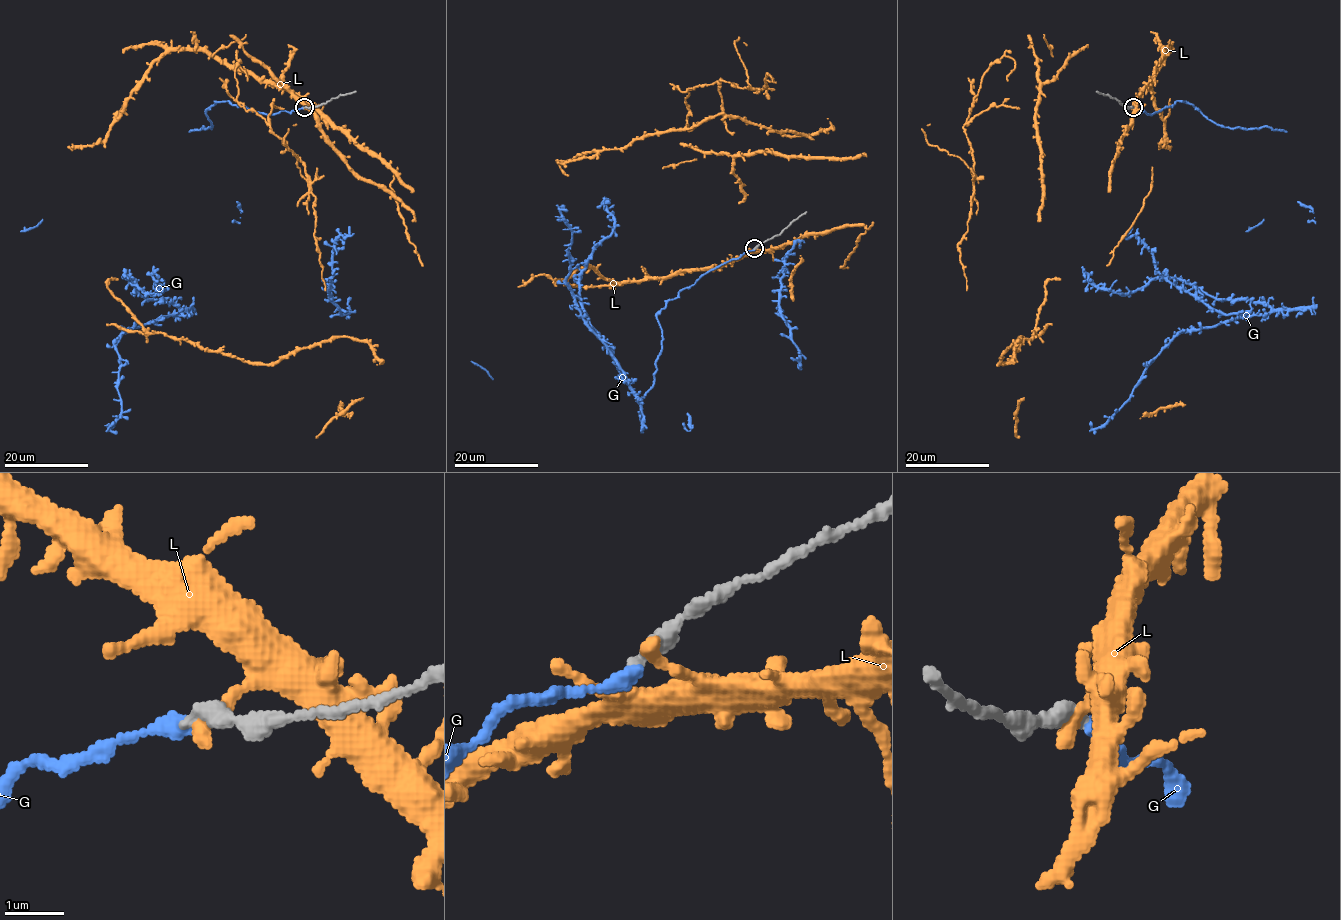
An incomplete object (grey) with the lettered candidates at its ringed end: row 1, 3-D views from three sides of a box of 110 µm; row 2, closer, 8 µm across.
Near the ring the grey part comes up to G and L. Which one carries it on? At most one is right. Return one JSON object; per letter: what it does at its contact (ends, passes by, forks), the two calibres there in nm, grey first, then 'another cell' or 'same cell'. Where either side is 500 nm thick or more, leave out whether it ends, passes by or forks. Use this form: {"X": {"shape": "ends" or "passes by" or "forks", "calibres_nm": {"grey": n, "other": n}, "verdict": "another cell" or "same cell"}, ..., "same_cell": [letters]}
{"G": {"shape": "ends", "calibres_nm": {"grey": 280, "other": 280}, "verdict": "same cell"}, "L": {"shape": "ends", "calibres_nm": {"grey": 300, "other": 240}, "verdict": "another cell"}, "same_cell": ["G"]}

